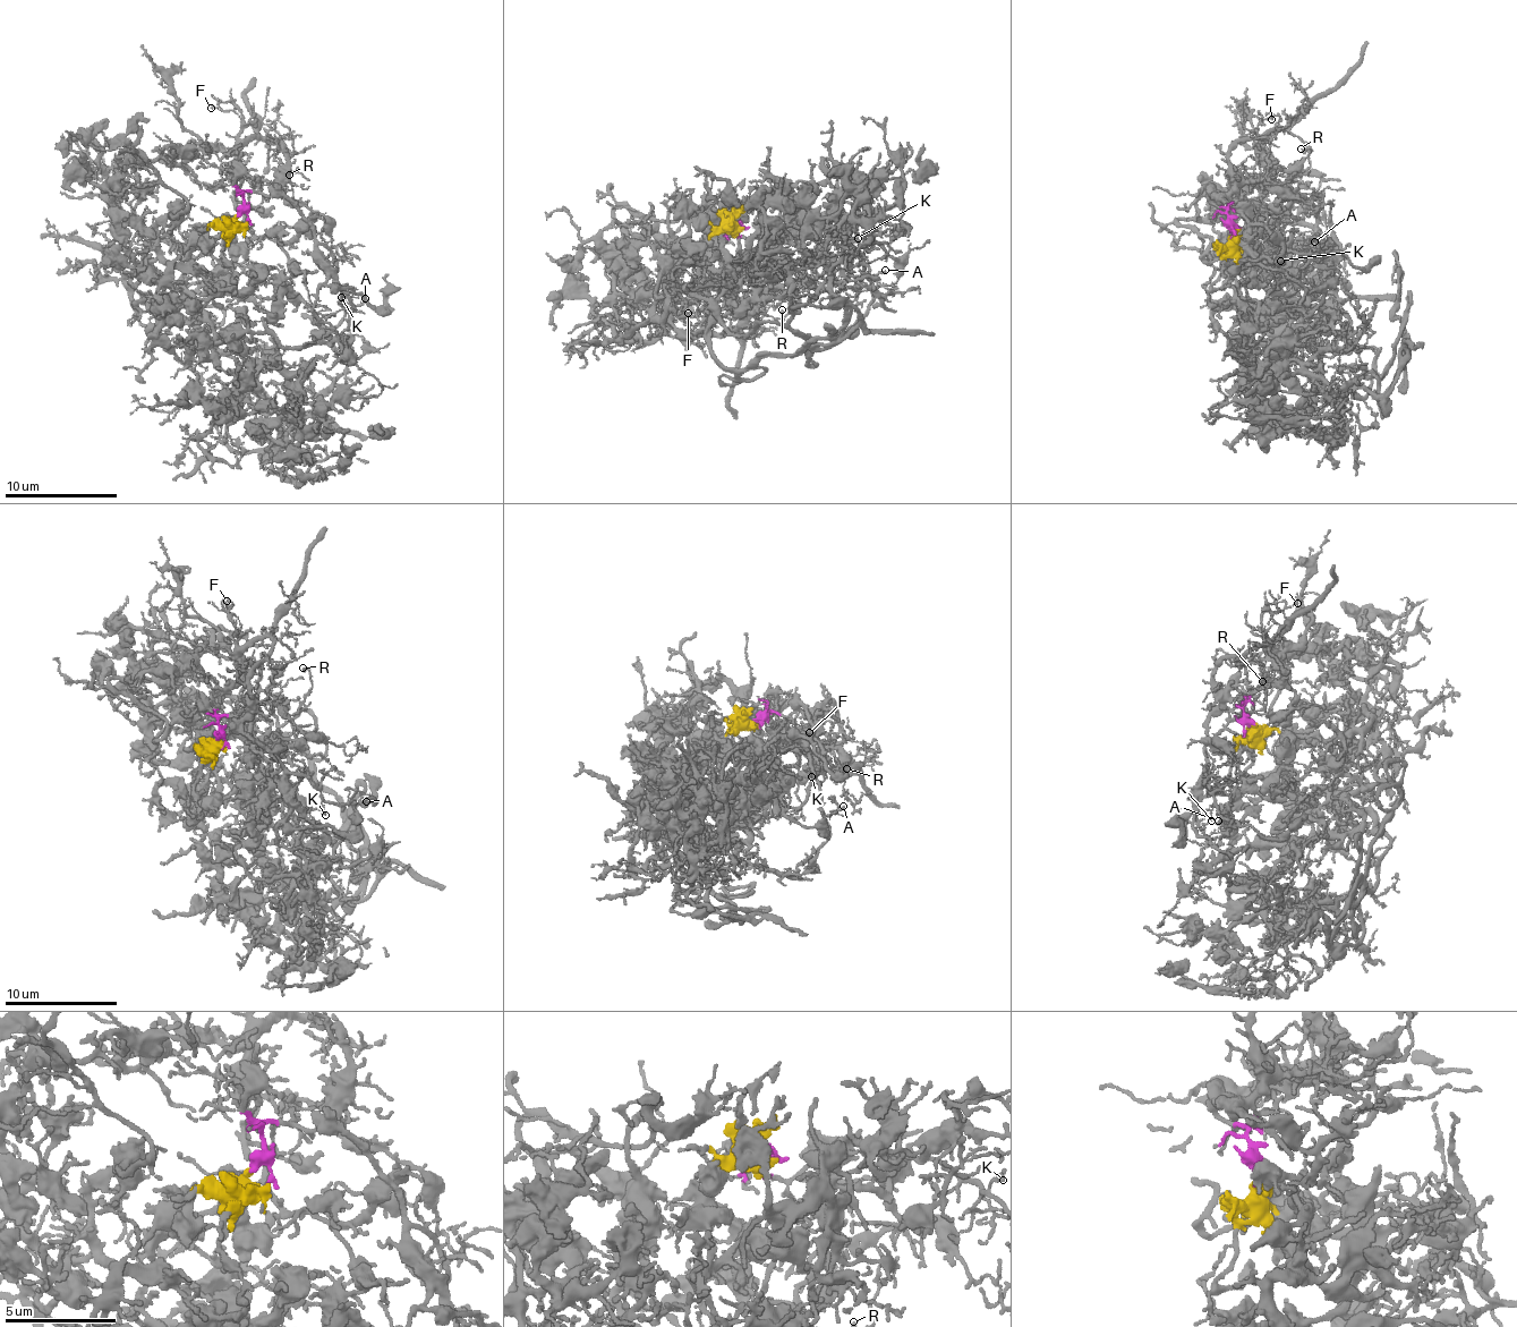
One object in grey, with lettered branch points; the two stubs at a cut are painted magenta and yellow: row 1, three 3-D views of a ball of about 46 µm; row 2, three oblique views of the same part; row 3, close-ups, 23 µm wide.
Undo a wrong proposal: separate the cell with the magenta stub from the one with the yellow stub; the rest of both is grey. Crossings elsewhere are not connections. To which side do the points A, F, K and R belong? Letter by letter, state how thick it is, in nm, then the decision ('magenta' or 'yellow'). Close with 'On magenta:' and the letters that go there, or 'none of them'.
A: 130 nm | magenta
F: 120 nm | magenta
K: 80 nm | magenta
R: 130 nm | magenta
On magenta: A, F, K, R

